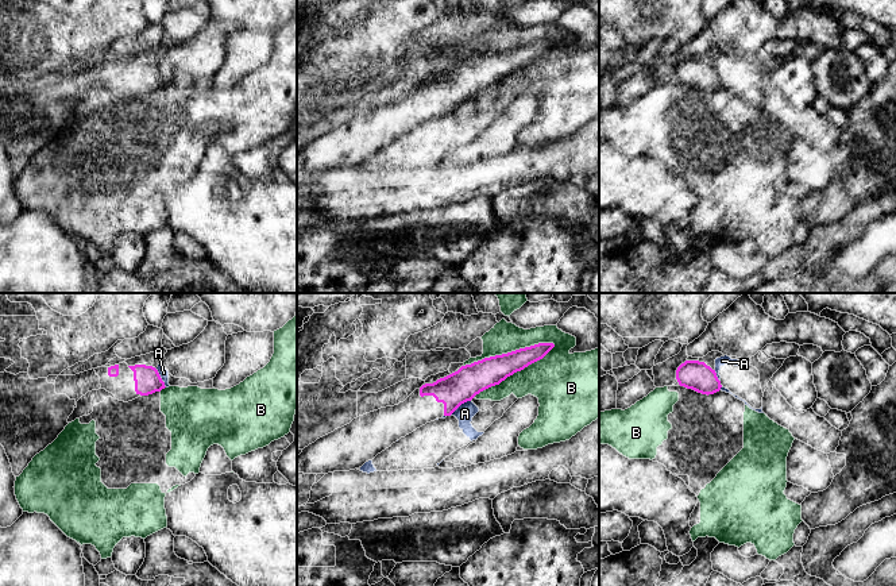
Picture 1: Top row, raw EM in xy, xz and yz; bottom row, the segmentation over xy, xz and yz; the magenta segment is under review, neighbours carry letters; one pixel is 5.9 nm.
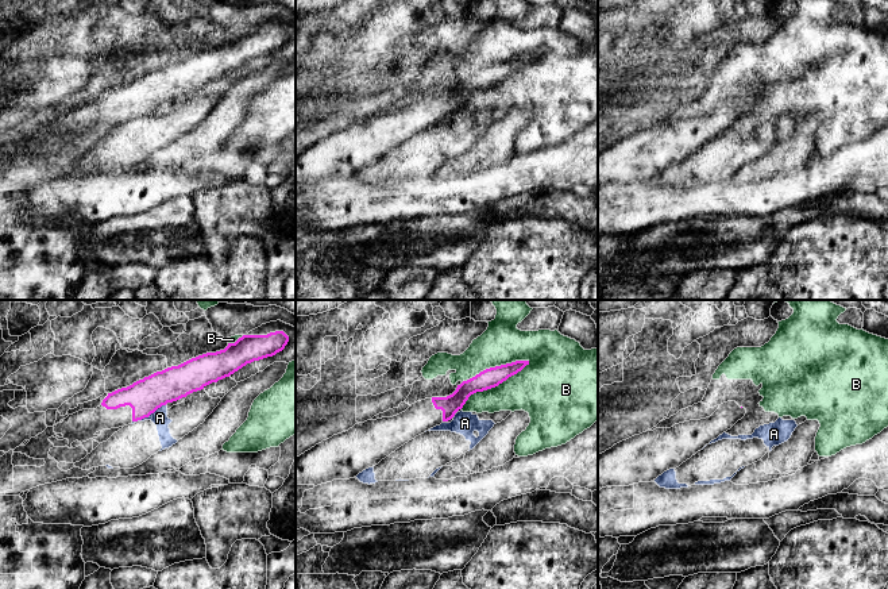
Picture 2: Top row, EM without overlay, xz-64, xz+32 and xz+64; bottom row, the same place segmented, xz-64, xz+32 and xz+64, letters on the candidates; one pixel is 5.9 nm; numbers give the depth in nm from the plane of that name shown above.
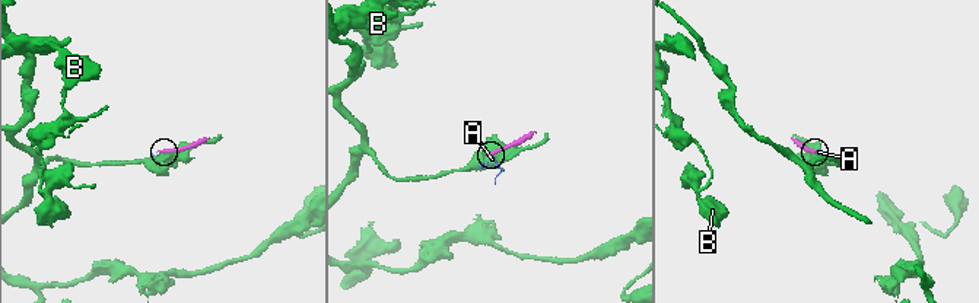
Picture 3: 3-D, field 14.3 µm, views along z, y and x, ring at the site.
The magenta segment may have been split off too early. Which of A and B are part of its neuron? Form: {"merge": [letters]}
{"merge": []}

